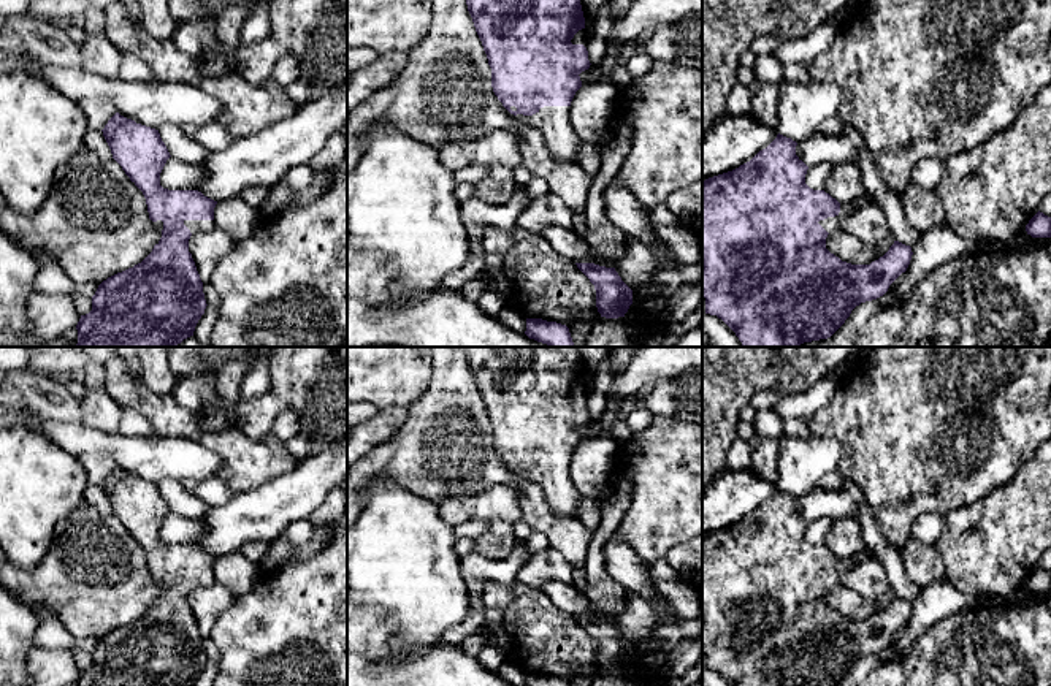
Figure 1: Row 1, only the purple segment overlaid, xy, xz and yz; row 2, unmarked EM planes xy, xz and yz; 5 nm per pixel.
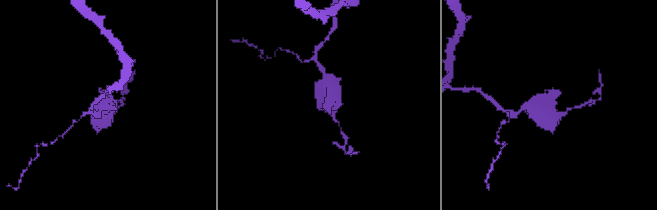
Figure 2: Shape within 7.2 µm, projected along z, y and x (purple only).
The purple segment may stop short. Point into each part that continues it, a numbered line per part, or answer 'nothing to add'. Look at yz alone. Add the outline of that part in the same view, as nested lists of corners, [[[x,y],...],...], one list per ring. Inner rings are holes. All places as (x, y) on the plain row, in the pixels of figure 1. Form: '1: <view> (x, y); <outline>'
1: yz (831, 579); [[[869,548],[864,551],[848,558],[848,559],[840,559],[840,567],[835,572],[827,572],[824,575],[820,575],[818,578],[827,586],[835,586],[842,583],[843,574],[848,572],[851,567],[859,566],[861,562],[867,561],[872,558],[872,553]]]

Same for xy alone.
1: xy (194, 580); [[[184,575],[184,580],[190,585],[192,589],[216,583],[214,575]]]

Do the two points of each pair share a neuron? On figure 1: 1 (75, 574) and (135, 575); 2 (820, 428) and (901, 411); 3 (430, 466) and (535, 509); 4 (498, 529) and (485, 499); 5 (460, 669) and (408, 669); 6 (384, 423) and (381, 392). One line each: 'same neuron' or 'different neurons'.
1: same neuron
2: same neuron
3: same neuron
4: different neurons
5: same neuron
6: different neurons

